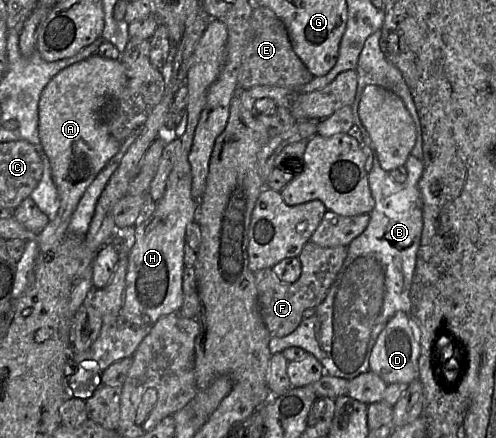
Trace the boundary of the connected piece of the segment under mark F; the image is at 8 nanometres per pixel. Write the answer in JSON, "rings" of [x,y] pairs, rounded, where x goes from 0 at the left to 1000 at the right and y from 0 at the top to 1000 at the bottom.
{"rings":[[[623,550],[601,584],[607,598],[607,628],[597,644],[569,644],[548,612],[514,623],[524,715],[548,769],[567,772],[587,763],[613,728],[613,712],[637,705],[651,689],[700,580],[702,564],[647,564]]]}

